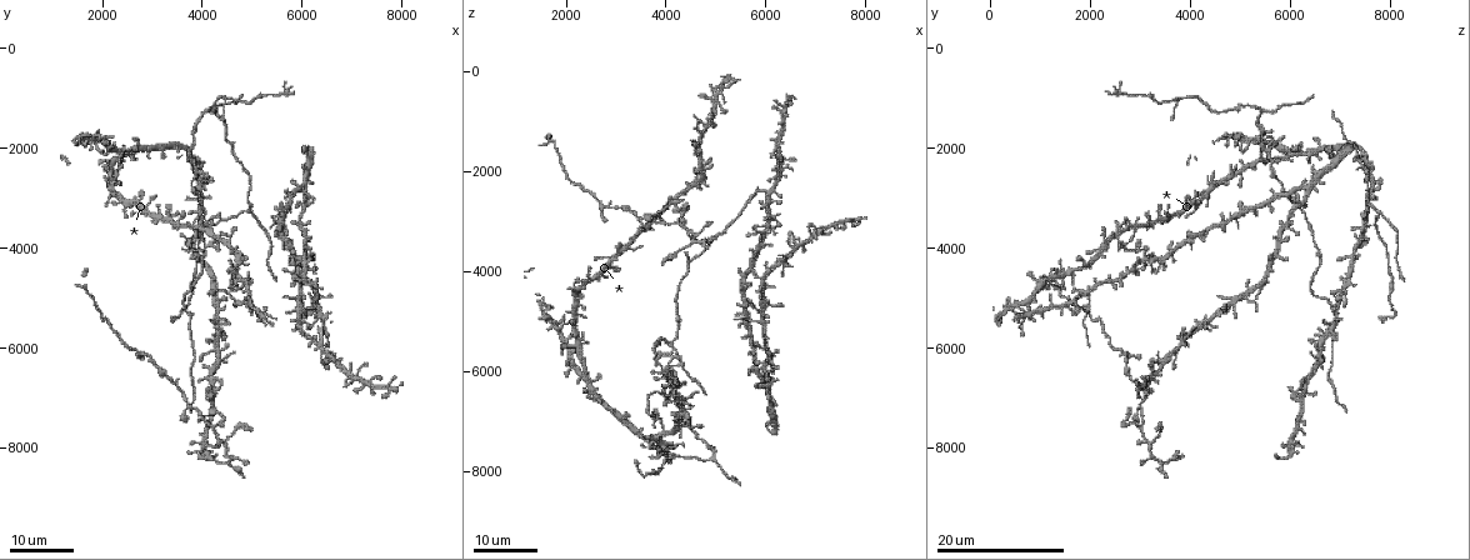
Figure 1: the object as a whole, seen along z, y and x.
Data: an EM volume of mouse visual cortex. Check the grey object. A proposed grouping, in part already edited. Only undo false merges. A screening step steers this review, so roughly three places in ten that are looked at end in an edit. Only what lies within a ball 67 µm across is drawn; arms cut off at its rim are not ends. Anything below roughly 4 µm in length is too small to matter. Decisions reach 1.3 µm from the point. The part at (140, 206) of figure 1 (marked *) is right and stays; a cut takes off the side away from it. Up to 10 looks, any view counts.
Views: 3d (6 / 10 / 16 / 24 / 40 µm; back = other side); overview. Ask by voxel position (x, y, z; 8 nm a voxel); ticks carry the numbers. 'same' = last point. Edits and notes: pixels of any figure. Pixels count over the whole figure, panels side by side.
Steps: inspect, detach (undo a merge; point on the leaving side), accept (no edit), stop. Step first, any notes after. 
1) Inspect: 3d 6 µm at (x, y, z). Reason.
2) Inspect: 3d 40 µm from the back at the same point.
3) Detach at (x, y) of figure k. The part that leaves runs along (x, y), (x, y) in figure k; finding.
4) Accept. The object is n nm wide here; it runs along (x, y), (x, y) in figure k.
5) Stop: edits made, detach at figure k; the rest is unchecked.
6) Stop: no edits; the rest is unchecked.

Inspect: 3d 24 µm at (3750, 2100, 5600). Sudden change in width.

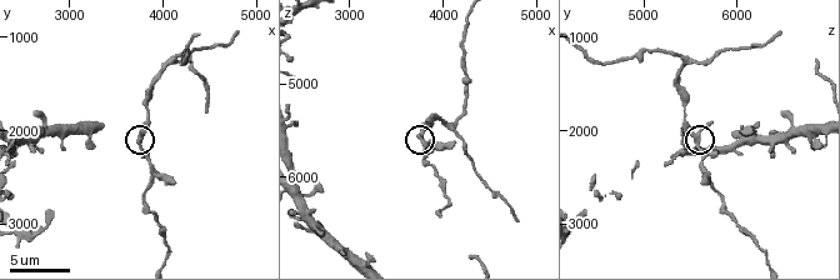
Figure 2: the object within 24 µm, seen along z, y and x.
Inspect: 3d 10 µm at (3750, 2150, 5550).

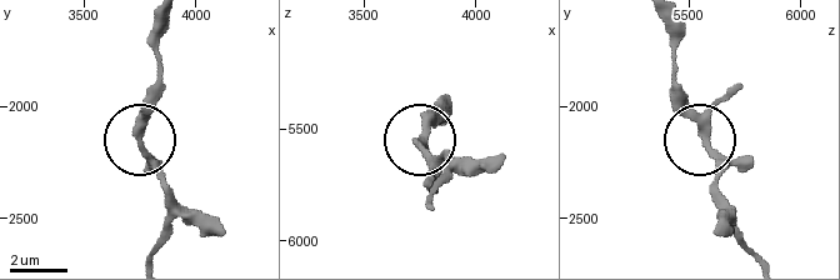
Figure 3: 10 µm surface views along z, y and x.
Accept. It runs along (149, 259), (163, 230), (163, 173), (141, 136), (155, 81) in figure 3; continuous, no second neuron.

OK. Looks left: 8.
Inspect: 3d 16 µm at (4050, 3500, 7500). Thin arm on a thick one.

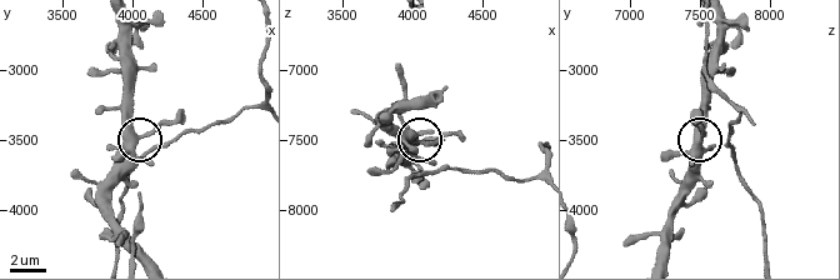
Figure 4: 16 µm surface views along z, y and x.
Inspect: 3d 10 µm at (4080, 3480, 7500).

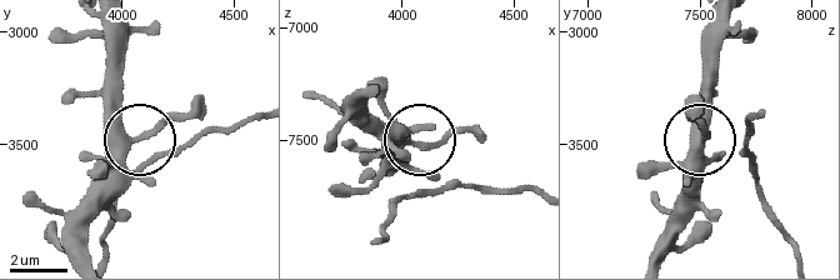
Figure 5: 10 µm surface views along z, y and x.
Accept. The side arm is 30 µm long; 3 arms meet here; continuous, no second neuron.

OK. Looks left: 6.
Inspect: 3d 24 µm at (6100, 2900, 6450). Four arms meet.

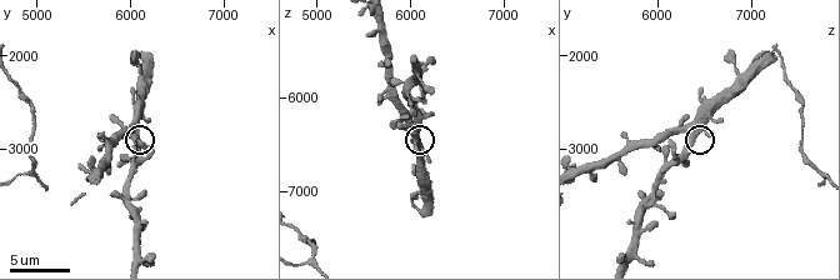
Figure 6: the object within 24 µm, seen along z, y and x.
Inspect: 3d 6 µm at (6050, 2850, 6400). Closer look.

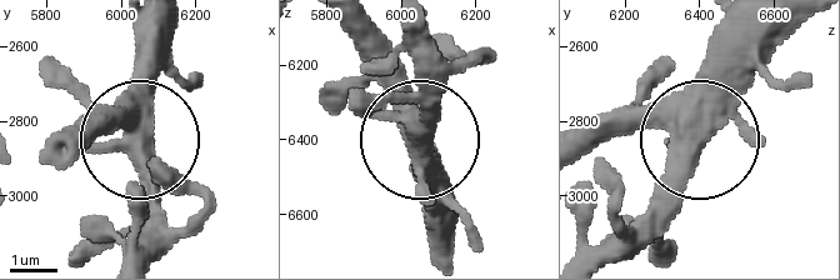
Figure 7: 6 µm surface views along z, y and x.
Accept. 4 arms meet here; continuous, no second neuron.

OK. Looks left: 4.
Inspect: 3d 16 µm at (4250, 7600, 3050). Three arms meet.

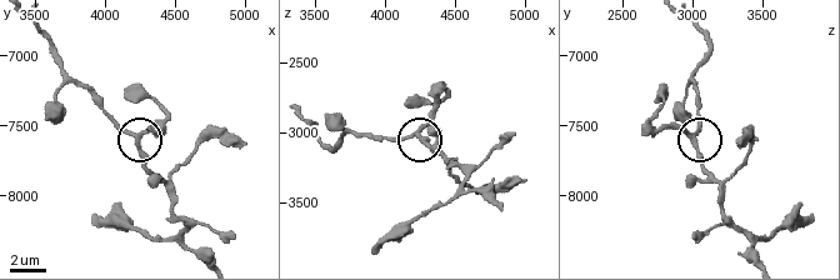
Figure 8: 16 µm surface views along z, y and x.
Inspect: 3d 6 µm at (4200, 7560, 2980).

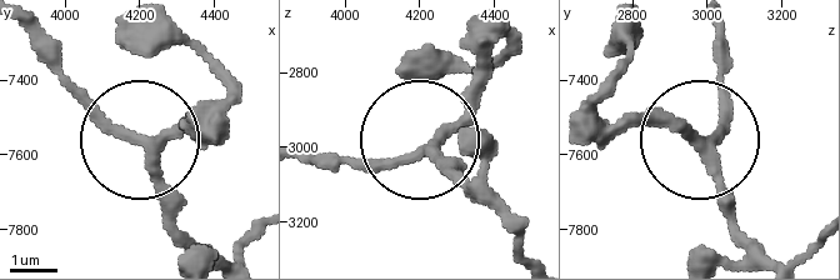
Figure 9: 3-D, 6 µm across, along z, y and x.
Accept. The side arm is 6 µm long; all the same neuron.

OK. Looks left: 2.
Inspect: 3d 16 µm at (3050, 6400, 2750). Thick turns thin.

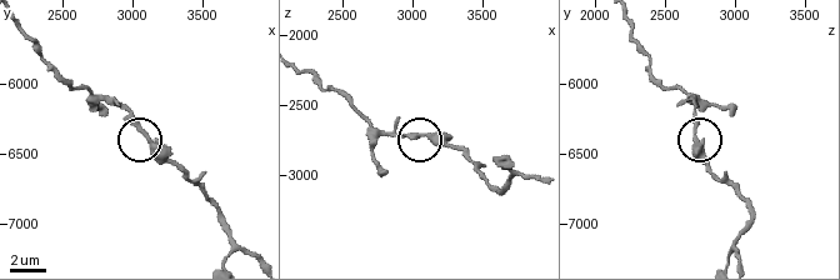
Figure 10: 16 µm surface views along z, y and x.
Inspect: 3d 6 µm at (3120, 6360, 2720).

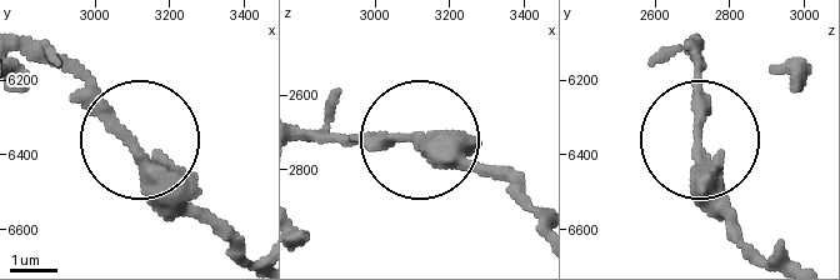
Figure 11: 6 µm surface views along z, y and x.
Accept. The object is 320 nm wide here; it runs along (526, 200), (406, 140), (315, 140) in figure 11; one neuron here.

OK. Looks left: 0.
Stop: no edits; the rest is unchecked.

